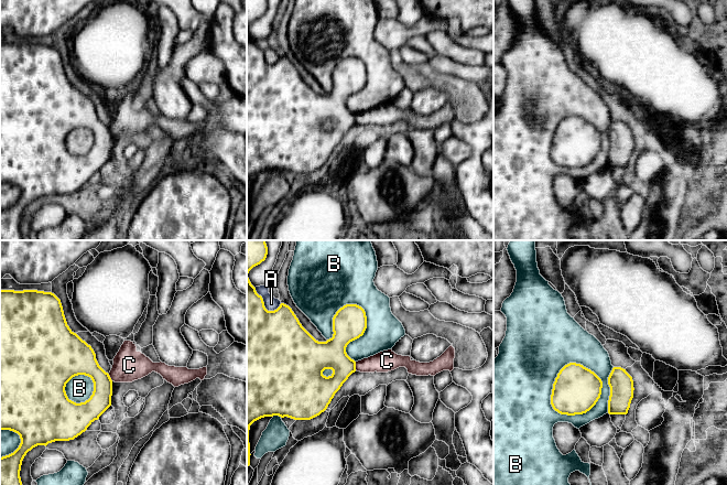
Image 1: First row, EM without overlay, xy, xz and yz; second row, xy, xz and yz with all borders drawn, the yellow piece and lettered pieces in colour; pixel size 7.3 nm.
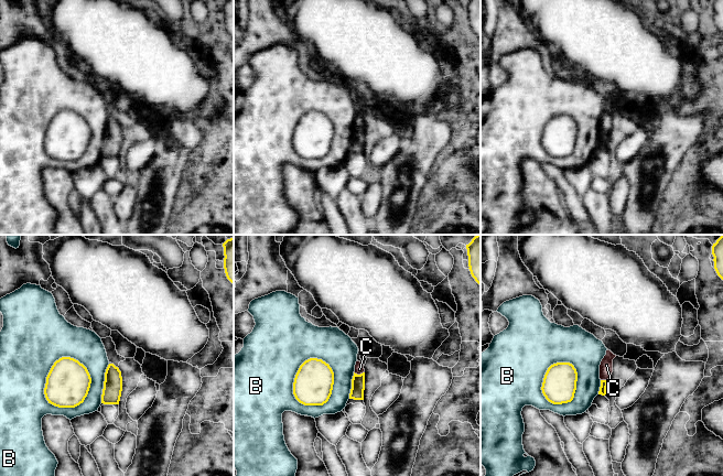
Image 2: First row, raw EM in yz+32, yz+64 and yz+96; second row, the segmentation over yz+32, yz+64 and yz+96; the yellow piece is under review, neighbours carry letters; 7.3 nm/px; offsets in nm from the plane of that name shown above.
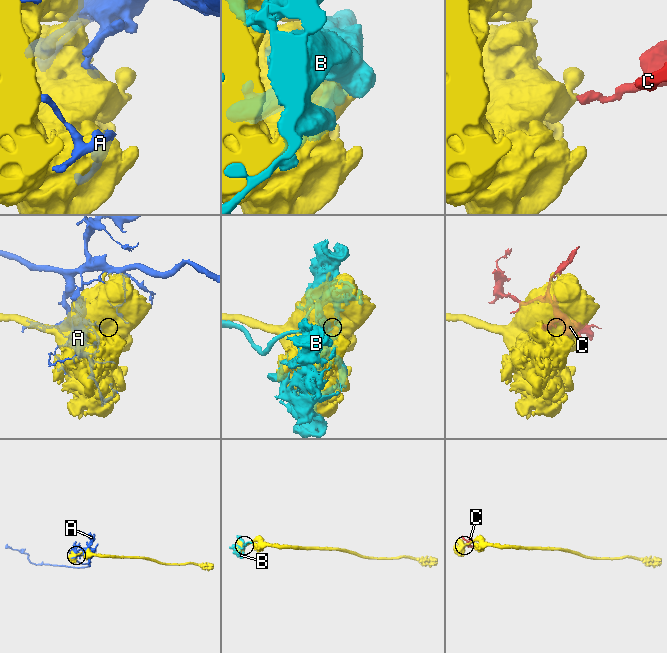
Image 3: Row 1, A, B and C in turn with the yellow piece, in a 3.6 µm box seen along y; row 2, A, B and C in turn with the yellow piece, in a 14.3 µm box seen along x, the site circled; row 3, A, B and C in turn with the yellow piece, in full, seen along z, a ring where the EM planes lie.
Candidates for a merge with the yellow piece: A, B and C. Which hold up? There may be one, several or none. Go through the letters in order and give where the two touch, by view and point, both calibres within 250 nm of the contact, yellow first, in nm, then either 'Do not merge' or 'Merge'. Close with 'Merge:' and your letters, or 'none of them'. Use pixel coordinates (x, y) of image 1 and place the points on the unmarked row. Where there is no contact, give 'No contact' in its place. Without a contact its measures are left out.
A: Touches yellow at xz (263, 58). Thickness 480 nm (yellow) against 100 nm. Do not merge
B: Touches yellow at yz (583, 165). Thickness 340 nm (yellow) against 120 nm. Do not merge
C: Touches yellow at xz (355, 119). Thickness 220 nm (yellow) against 160 nm. Do not merge
Merge: none of them

